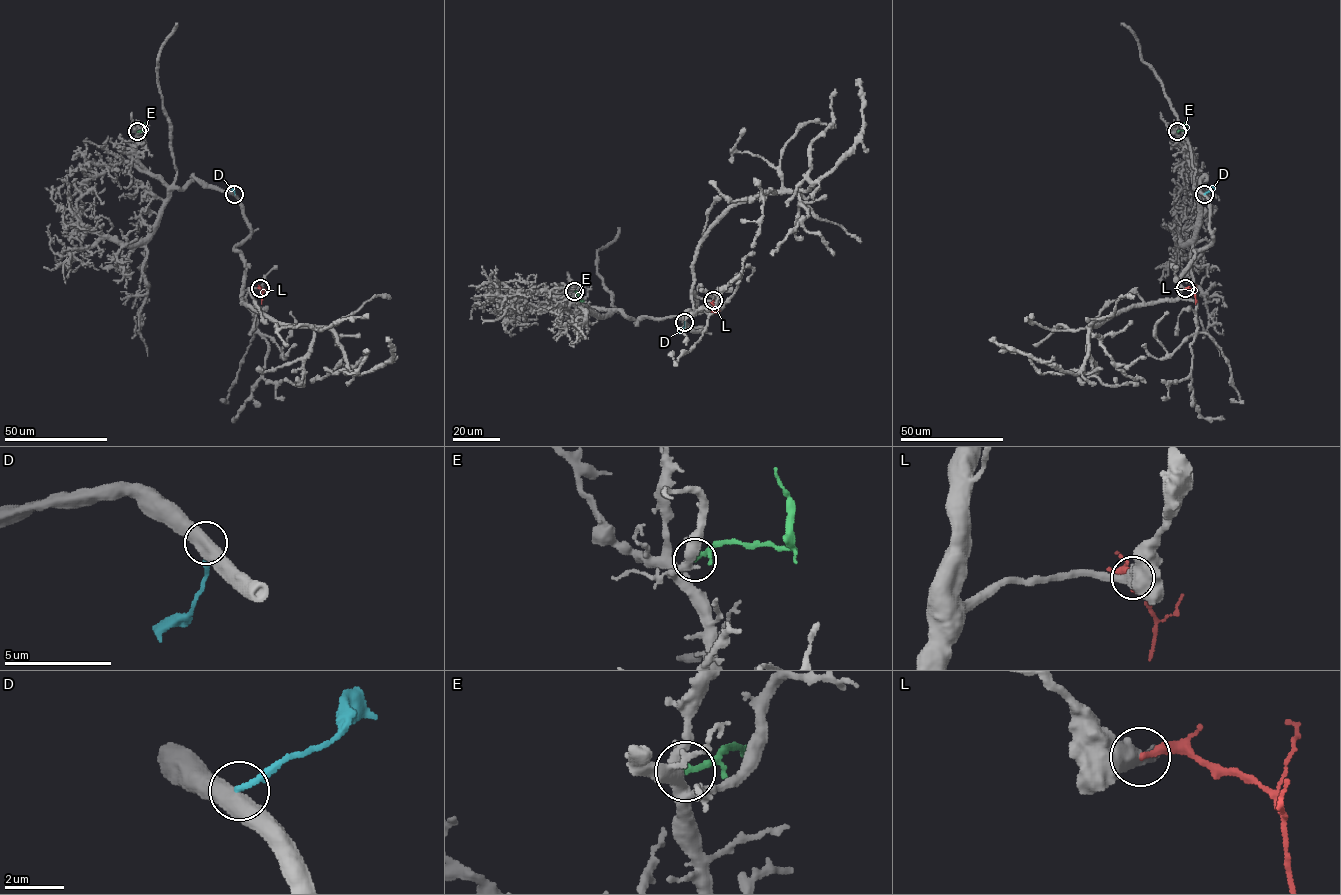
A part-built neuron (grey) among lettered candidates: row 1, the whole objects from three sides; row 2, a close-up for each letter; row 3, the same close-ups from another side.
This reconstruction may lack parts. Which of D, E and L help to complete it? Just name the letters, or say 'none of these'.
E

